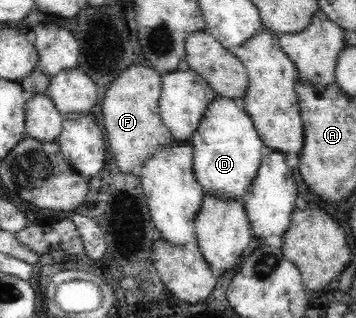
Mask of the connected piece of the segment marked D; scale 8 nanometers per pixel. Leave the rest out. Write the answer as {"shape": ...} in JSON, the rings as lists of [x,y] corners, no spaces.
{"shape":[[[215,96],[209,102],[189,143],[193,149],[193,172],[207,196],[236,197],[243,202],[263,156],[263,141],[253,119],[240,102],[232,97]]]}

